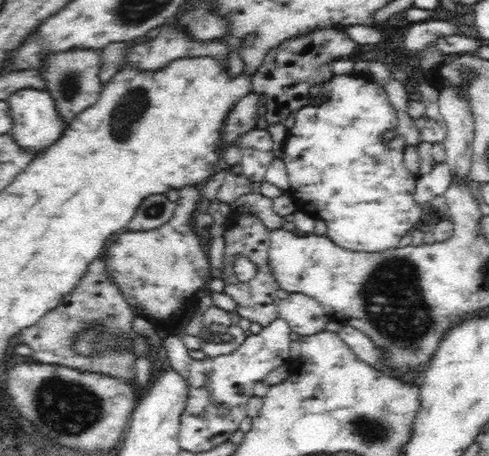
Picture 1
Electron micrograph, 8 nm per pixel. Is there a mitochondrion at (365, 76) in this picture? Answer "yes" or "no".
no

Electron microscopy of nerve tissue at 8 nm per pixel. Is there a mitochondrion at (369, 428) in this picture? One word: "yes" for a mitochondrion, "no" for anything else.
yes

